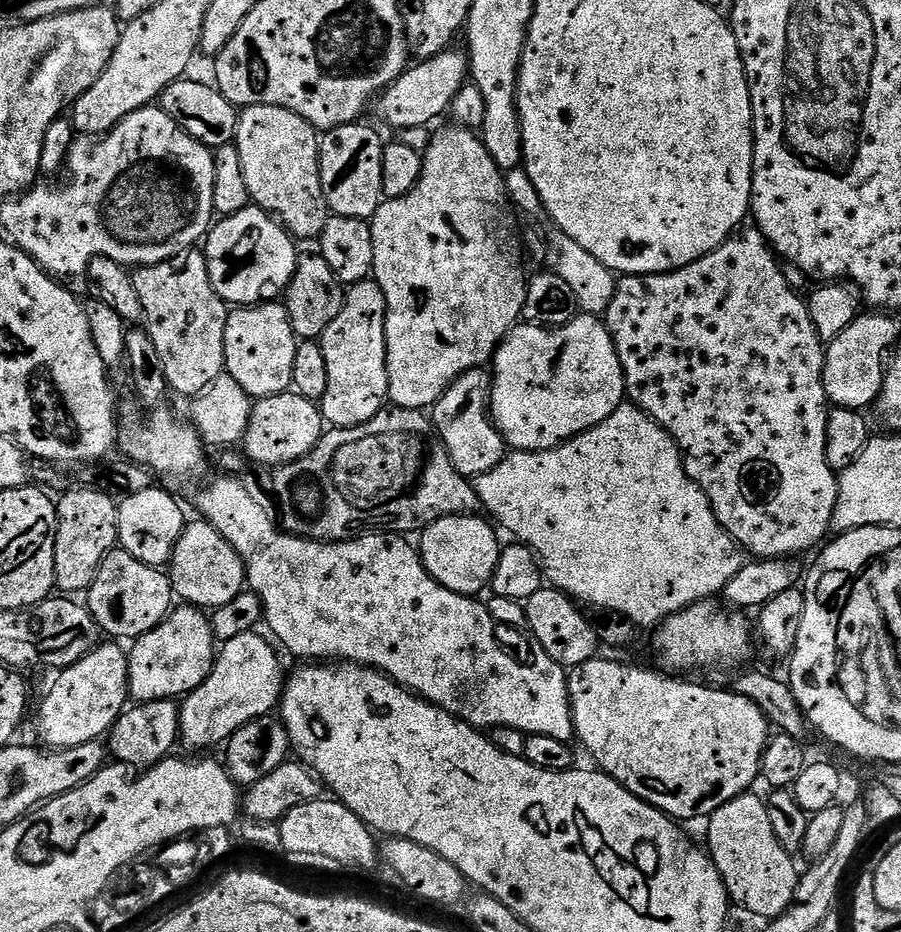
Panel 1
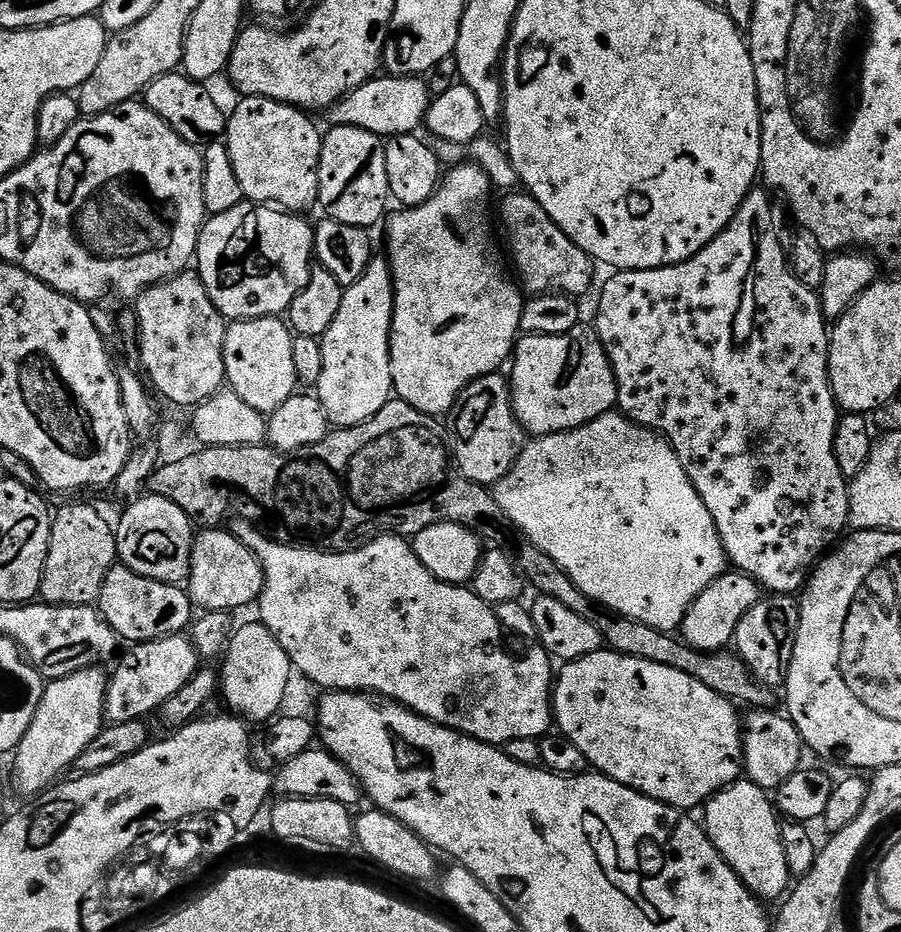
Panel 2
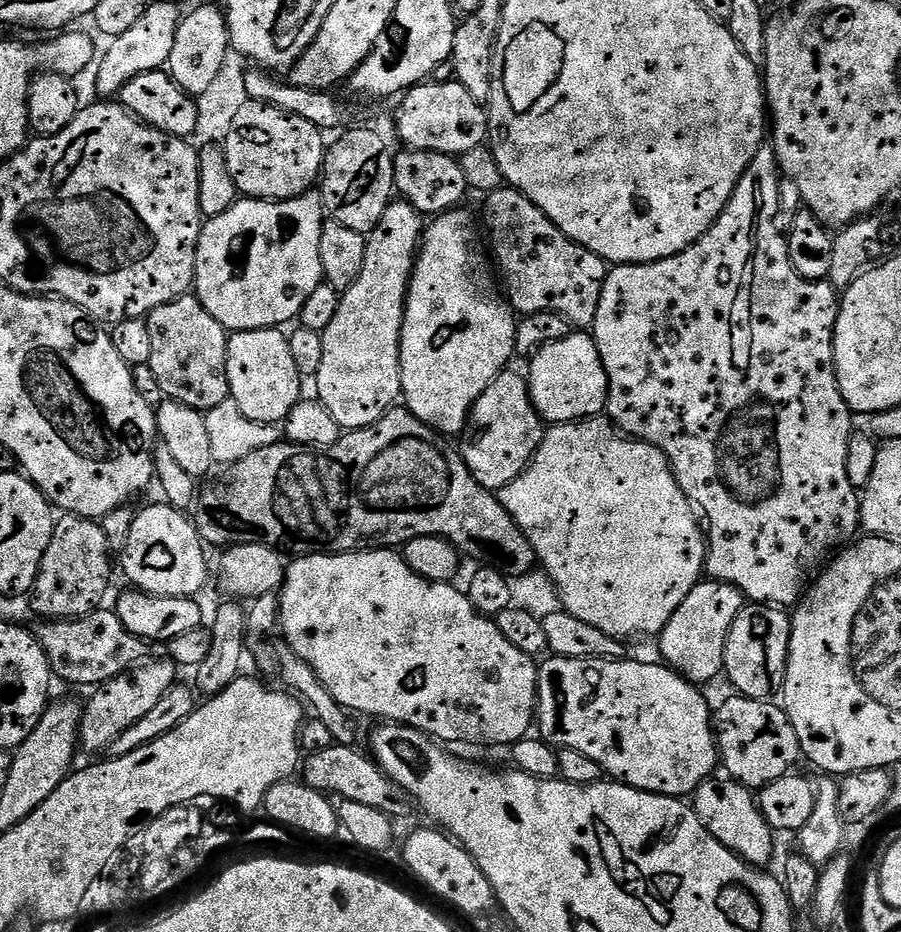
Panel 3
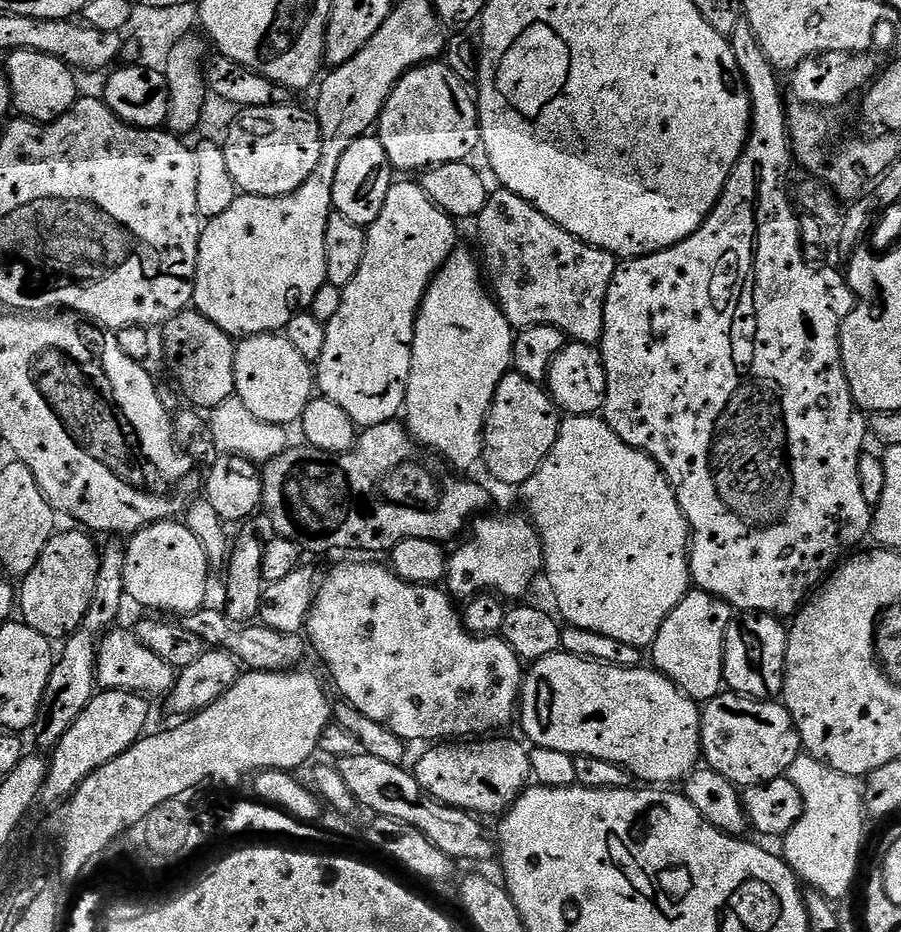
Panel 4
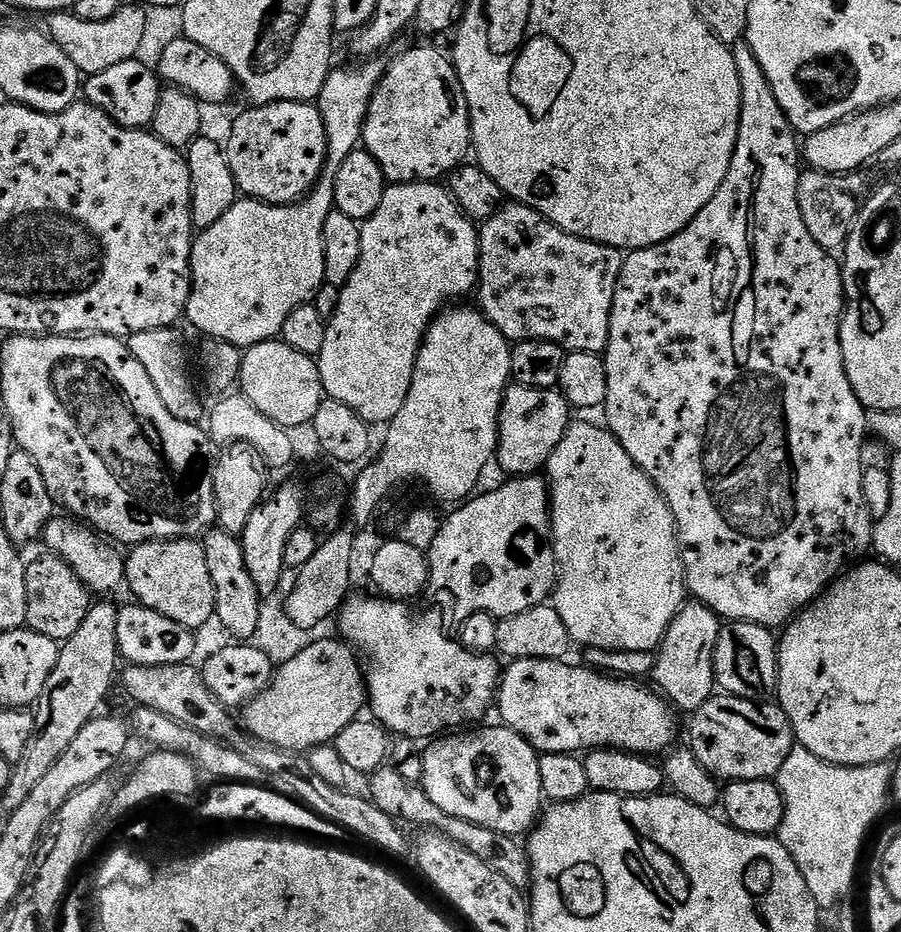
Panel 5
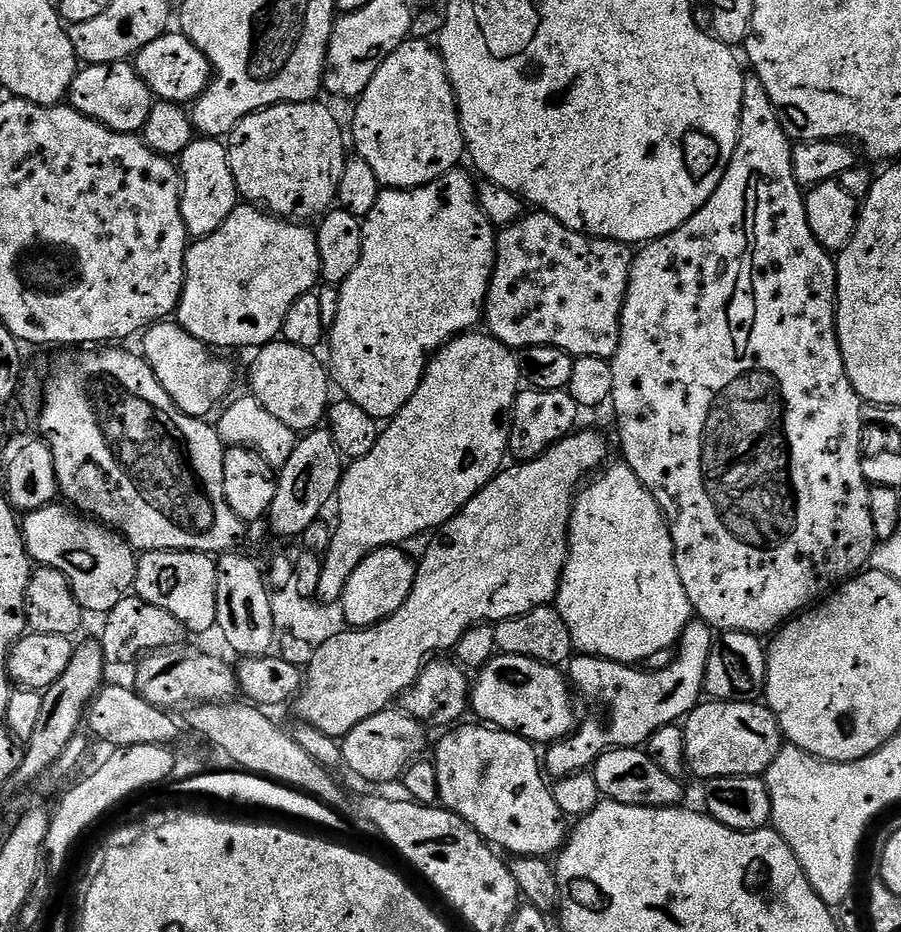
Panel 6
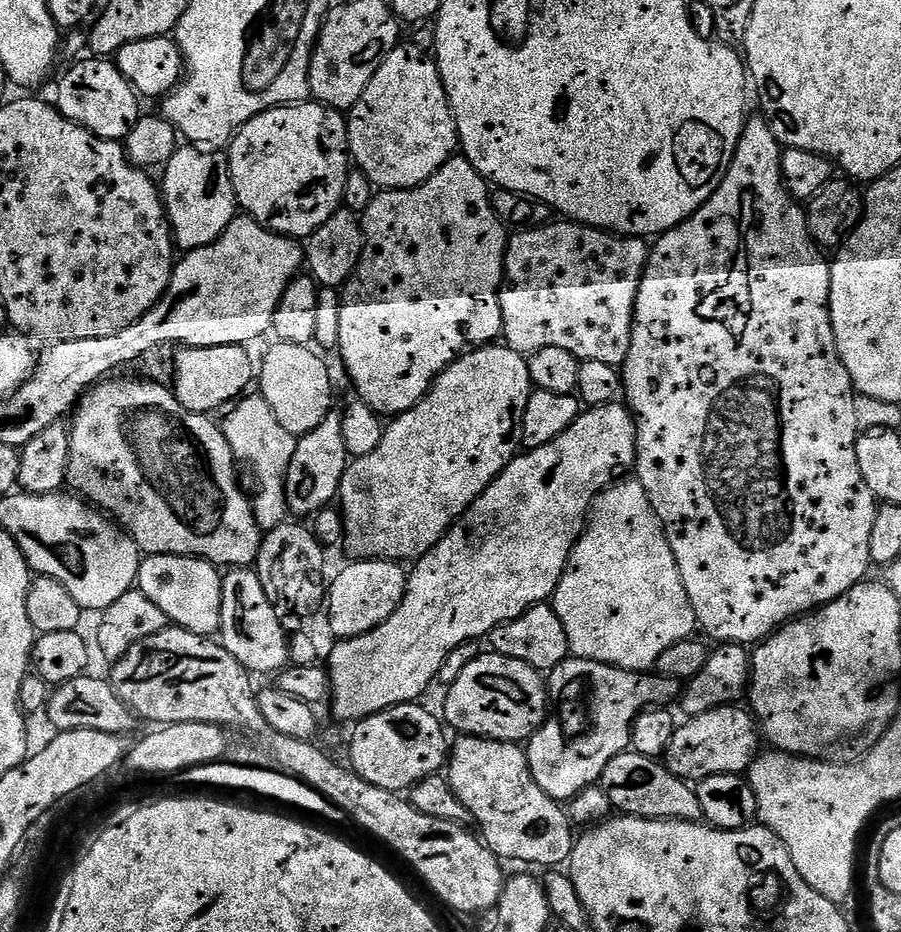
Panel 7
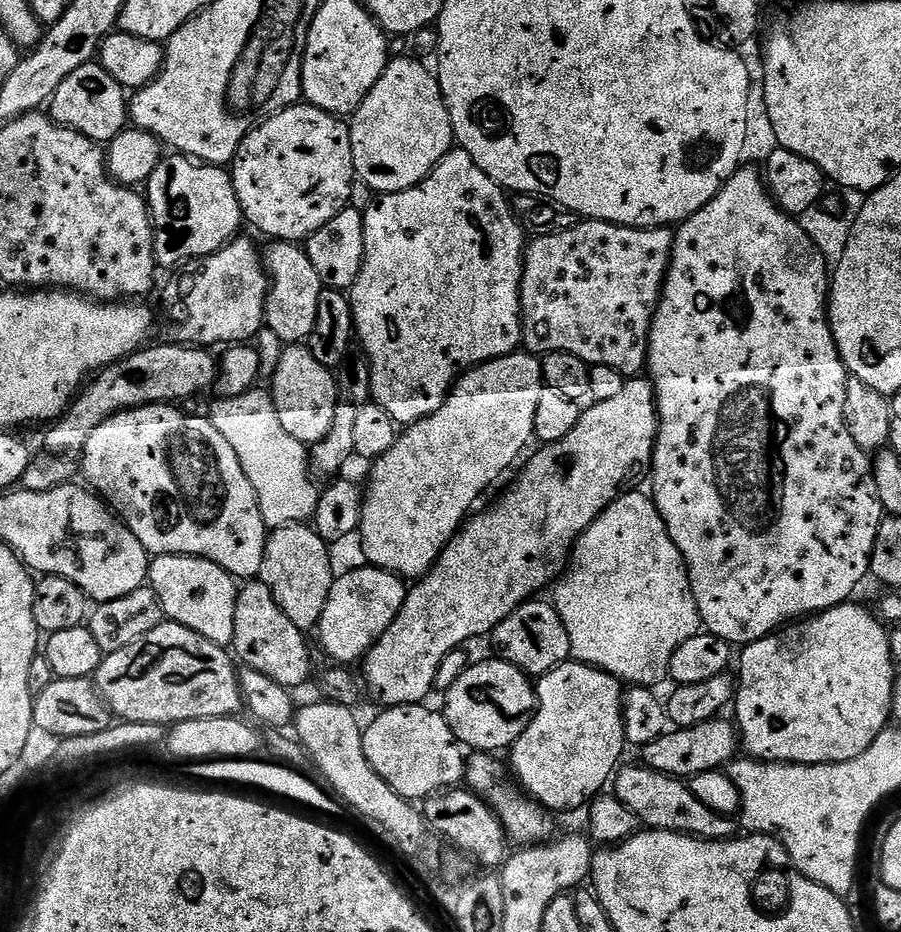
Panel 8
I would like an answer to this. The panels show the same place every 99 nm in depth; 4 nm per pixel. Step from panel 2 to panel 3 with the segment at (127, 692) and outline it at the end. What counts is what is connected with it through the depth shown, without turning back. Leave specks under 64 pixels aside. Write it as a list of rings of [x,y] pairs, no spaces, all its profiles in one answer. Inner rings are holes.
[[[163,659],[141,662],[129,672],[118,674],[118,678],[106,681],[93,691],[96,693],[89,698],[88,705],[83,705],[80,714],[79,747],[83,751],[85,748],[88,752],[103,753],[114,742],[114,738],[122,734],[122,730],[130,730],[130,726],[134,726],[138,718],[143,718],[162,698],[162,694],[166,694],[166,690],[177,683],[177,665],[171,659]]]

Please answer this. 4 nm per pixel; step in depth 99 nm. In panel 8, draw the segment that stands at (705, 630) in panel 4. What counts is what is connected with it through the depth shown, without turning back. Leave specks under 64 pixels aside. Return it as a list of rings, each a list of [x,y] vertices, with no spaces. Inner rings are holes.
[[[565,662],[557,666],[554,670],[550,670],[546,675],[539,677],[534,684],[536,690],[536,710],[532,714],[532,720],[526,726],[526,730],[520,735],[510,749],[512,755],[512,768],[510,766],[511,775],[516,775],[515,783],[532,800],[536,801],[540,807],[547,810],[549,813],[555,812],[572,812],[575,808],[583,809],[585,806],[592,803],[597,796],[605,791],[604,788],[609,787],[610,781],[613,779],[614,773],[617,771],[618,765],[621,763],[620,755],[626,749],[626,741],[624,738],[624,694],[625,689],[622,687],[621,681],[617,680],[615,676],[611,676],[608,672],[603,672],[600,668],[592,668],[589,664],[582,664],[579,662]]]

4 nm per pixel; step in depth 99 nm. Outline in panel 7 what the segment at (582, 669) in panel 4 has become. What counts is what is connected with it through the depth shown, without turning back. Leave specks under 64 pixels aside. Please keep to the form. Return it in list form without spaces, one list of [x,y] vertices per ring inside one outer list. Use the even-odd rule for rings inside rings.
[[[491,650],[470,662],[470,666],[458,674],[447,692],[443,719],[449,729],[457,728],[457,733],[466,736],[524,742],[539,730],[550,715],[550,697],[545,677],[526,662],[506,658]]]

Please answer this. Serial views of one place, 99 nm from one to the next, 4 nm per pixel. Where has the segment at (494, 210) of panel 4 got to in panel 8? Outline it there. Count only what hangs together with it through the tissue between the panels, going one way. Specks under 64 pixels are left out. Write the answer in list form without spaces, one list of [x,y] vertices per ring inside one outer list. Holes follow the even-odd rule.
[[[584,218],[573,228],[529,239],[524,249],[524,273],[520,282],[523,347],[533,354],[574,354],[589,366],[610,366],[625,378],[643,373],[648,355],[648,328],[660,299],[664,275],[672,261],[673,235],[671,227],[627,228]]]

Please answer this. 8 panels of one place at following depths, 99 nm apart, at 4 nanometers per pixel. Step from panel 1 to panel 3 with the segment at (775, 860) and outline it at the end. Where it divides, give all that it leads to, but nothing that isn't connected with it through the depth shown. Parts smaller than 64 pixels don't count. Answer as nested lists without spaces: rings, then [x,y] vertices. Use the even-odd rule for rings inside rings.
[[[731,778],[716,779],[704,780],[694,793],[694,807],[702,826],[706,826],[706,830],[710,830],[714,838],[718,838],[724,846],[738,854],[748,864],[767,867],[776,848],[774,844],[776,836],[762,814],[753,789],[744,784],[737,784]]]

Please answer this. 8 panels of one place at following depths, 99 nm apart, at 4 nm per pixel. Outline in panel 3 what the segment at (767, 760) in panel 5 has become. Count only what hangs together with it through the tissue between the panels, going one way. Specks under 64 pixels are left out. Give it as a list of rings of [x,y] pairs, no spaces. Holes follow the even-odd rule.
[[[732,694],[729,700],[720,704],[720,709],[714,712],[714,731],[716,733],[716,746],[718,749],[718,760],[725,768],[727,775],[735,780],[737,784],[744,784],[753,790],[764,788],[770,782],[789,775],[796,764],[796,759],[801,759],[802,753],[798,734],[794,734],[794,726],[790,718],[784,712],[779,703],[766,700],[751,700],[739,694]]]

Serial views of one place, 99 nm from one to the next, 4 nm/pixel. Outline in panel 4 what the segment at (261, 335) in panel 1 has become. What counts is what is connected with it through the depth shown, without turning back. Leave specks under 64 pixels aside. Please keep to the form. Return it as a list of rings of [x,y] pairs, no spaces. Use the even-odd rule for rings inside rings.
[[[287,335],[250,336],[236,344],[234,358],[236,396],[262,422],[292,426],[314,399],[314,368],[290,346]]]

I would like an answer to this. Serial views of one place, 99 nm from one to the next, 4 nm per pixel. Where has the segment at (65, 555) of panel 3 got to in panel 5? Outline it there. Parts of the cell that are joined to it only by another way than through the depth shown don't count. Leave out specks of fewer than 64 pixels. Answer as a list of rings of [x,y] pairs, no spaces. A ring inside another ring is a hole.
[[[45,554],[37,560],[27,561],[26,574],[26,625],[33,632],[46,634],[46,638],[63,642],[77,633],[94,600],[78,574],[55,554]]]

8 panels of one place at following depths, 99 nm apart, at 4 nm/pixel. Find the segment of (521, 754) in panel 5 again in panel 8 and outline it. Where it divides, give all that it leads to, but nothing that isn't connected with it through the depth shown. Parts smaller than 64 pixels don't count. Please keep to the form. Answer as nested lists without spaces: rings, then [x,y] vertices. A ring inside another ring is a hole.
[[[473,753],[466,762],[465,779],[469,789],[475,792],[499,817],[507,839],[518,848],[535,846],[549,841],[554,826],[549,813],[522,793],[513,783],[506,784],[507,771],[489,753]],[[473,756],[473,757],[472,757]],[[506,776],[506,778],[505,778]],[[469,783],[469,784],[468,784]]]

